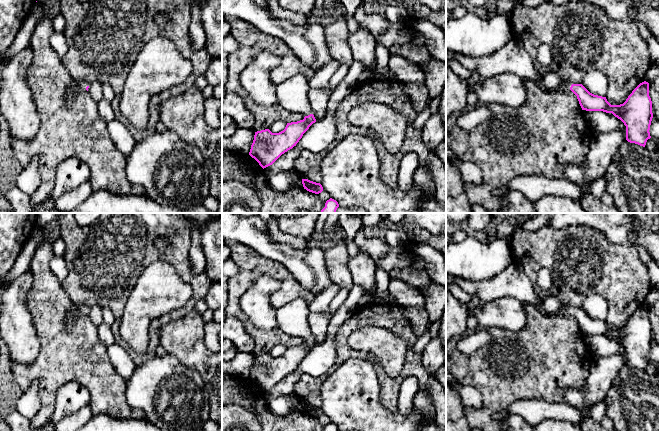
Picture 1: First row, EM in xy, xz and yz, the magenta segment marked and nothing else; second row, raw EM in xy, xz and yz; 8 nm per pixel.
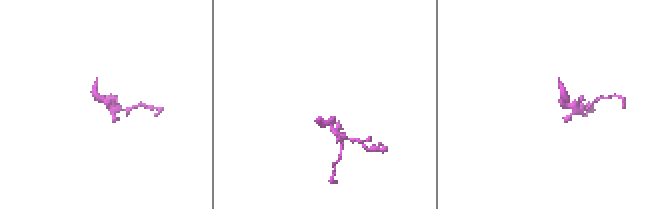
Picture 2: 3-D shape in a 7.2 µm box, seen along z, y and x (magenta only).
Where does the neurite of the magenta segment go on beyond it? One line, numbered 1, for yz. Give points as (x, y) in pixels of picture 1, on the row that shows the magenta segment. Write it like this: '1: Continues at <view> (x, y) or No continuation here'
1: Continues at yz (566, 85)

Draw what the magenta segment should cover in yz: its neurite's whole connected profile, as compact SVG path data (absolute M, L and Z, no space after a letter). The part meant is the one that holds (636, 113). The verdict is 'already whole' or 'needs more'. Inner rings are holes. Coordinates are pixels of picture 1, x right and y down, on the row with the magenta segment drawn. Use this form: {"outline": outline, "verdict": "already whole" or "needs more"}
{"outline": "M563 81L563 92L572 91L579 101L582 110L603 111L612 113L626 126L626 140L645 147L650 136L650 125L653 118L652 101L649 96L649 83L640 83L620 105L611 105L606 97L590 93L582 84Z", "verdict": "needs more"}

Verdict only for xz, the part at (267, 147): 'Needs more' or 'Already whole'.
Needs more

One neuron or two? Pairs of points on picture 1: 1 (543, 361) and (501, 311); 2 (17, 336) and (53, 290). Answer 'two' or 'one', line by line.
1: two
2: two

